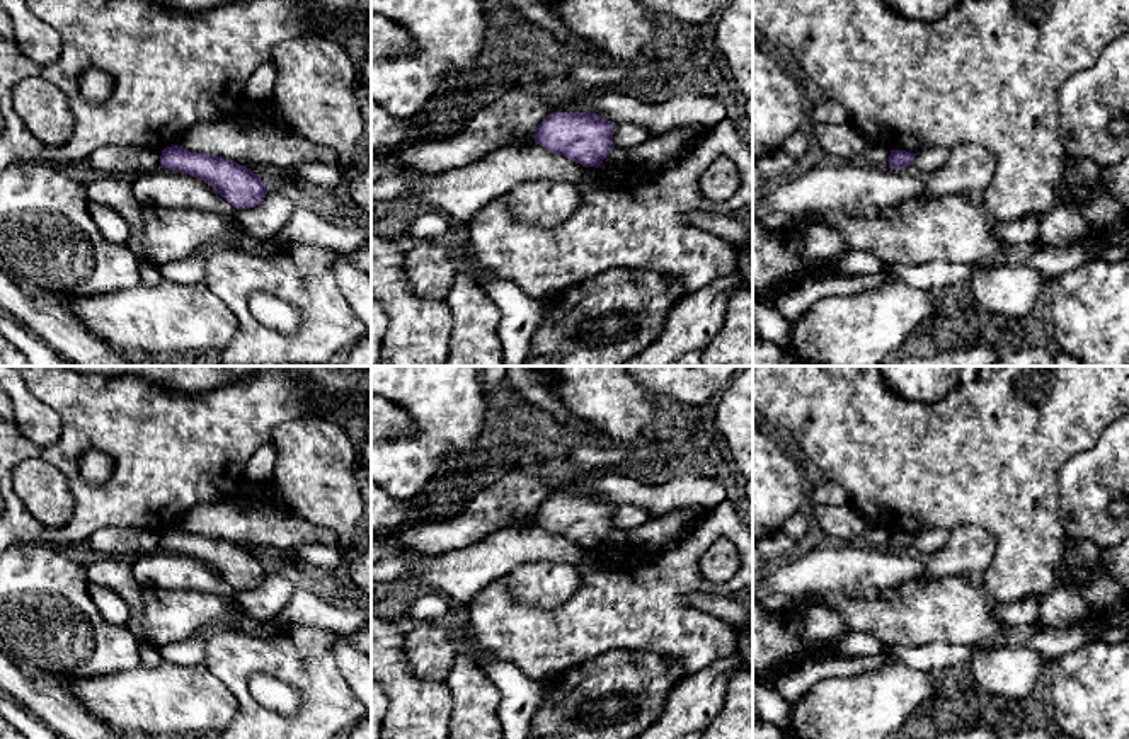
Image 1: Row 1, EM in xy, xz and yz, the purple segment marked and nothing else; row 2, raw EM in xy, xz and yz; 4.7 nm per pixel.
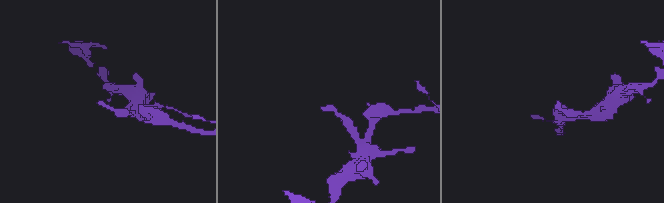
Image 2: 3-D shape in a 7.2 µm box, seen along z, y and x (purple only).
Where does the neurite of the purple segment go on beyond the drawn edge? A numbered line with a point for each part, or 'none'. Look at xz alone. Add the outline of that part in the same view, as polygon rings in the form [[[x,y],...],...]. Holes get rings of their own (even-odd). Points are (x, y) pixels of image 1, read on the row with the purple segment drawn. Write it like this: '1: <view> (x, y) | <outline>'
none

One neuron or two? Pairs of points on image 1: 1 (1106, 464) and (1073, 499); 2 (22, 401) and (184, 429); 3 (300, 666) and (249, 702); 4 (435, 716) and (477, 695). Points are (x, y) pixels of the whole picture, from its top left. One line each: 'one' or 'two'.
1: one
2: two
3: one
4: two

